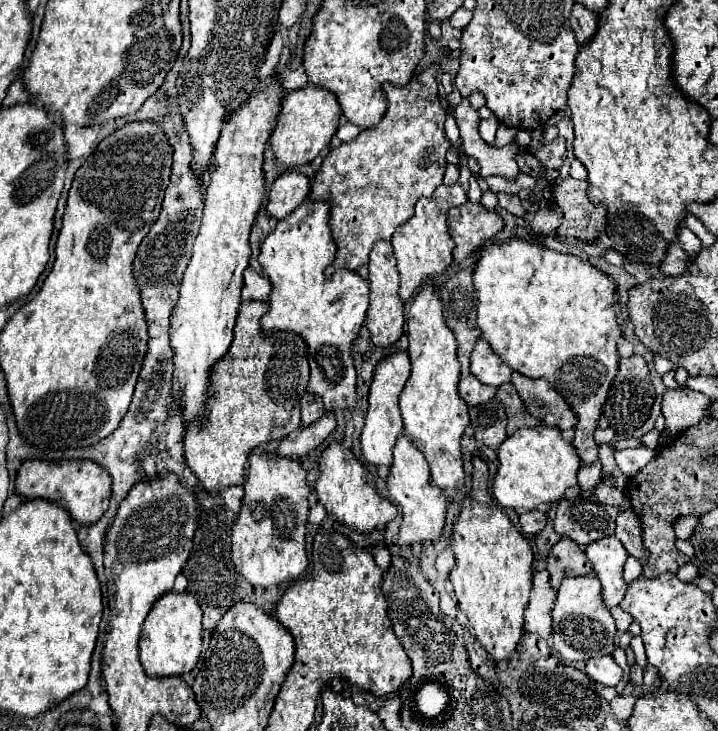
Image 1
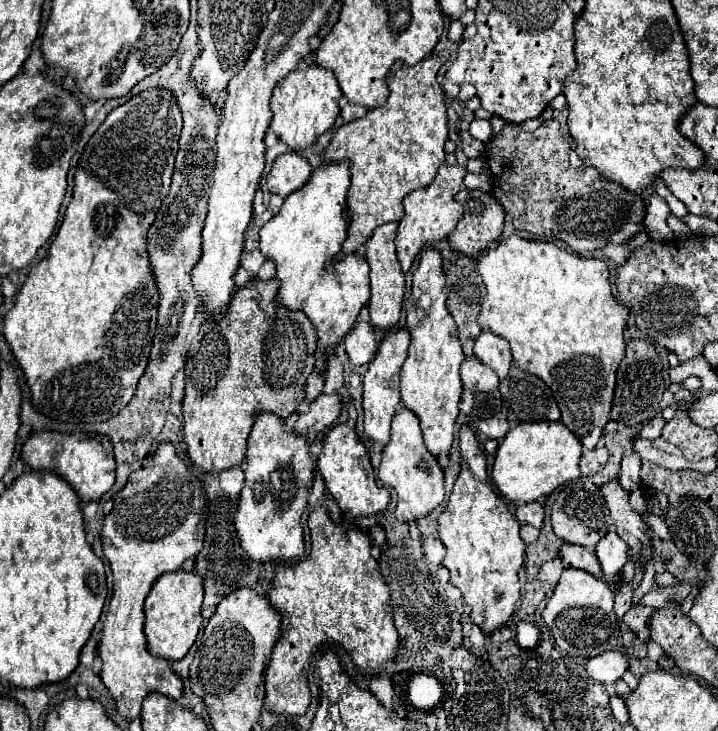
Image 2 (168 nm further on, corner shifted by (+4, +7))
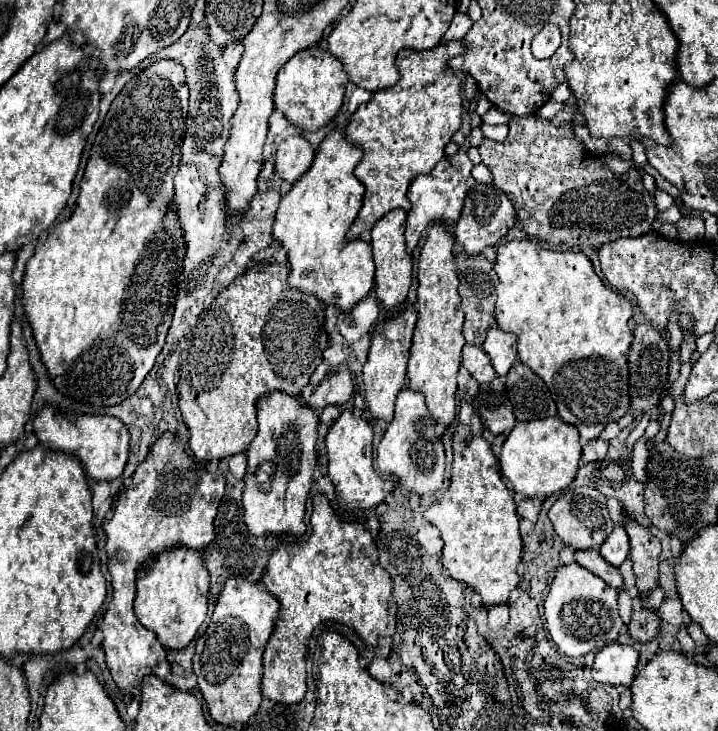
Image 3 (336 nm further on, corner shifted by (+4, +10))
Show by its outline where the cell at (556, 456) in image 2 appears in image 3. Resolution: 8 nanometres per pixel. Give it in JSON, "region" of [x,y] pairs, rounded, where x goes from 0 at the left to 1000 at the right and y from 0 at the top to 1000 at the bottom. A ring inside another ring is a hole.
{"region":[[[772,569],[758,575],[721,577],[699,610],[696,640],[716,673],[727,679],[760,681],[774,673],[783,673],[797,662],[805,646],[808,624],[808,594],[802,591],[802,585],[797,585],[797,580],[788,580],[777,569]]]}

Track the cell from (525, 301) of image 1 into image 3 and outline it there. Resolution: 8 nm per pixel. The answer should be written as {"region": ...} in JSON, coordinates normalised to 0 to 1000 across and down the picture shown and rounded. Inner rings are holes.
{"region":[[[708,328],[699,331],[694,337],[694,350],[691,350],[691,361],[688,369],[696,380],[694,389],[694,413],[691,413],[691,440],[699,451],[705,454],[716,454],[721,460],[721,487],[724,495],[733,498],[744,512],[749,512],[760,528],[766,528],[763,534],[769,536],[774,555],[777,555],[777,566],[786,577],[797,580],[805,585],[808,596],[813,602],[827,602],[836,596],[836,591],[844,585],[844,580],[864,575],[869,566],[875,566],[875,482],[877,482],[877,471],[880,471],[880,454],[875,449],[875,438],[880,435],[880,413],[875,408],[869,408],[866,402],[847,397],[838,383],[830,378],[825,358],[811,347],[811,345],[772,345],[772,342],[758,342],[749,339],[741,328]]]}

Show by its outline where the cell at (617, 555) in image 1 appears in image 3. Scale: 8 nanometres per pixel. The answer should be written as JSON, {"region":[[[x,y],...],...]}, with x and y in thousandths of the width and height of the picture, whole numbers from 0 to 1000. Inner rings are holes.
{"region":[[[855,722],[852,731],[844,736],[844,741],[836,750],[841,766],[847,766],[852,774],[864,774],[877,755],[877,736],[869,722]]]}

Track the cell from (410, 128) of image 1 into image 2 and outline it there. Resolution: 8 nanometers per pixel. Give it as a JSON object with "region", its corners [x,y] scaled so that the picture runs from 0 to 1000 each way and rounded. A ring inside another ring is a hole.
{"region":[[[621,70],[616,75],[599,75],[577,92],[552,86],[538,105],[543,119],[538,141],[515,149],[510,160],[471,174],[460,198],[451,204],[451,223],[485,218],[490,239],[482,280],[485,324],[476,335],[474,352],[490,349],[501,335],[507,335],[526,308],[554,302],[563,294],[560,272],[577,259],[596,256],[604,248],[610,228],[618,223],[624,160],[607,100],[624,78],[627,73]]]}

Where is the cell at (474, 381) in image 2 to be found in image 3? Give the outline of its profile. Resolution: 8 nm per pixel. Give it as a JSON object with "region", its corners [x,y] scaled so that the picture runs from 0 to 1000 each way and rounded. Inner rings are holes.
{"region":[[[646,473],[643,482],[643,501],[666,520],[666,523],[685,523],[691,517],[691,509],[682,498],[680,484],[674,482],[671,473]]]}

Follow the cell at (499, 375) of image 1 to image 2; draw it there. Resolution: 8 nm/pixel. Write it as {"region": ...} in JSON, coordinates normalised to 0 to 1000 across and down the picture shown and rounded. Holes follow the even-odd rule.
{"region":[[[682,453],[669,456],[669,461],[660,469],[660,486],[669,491],[669,497],[688,505],[696,518],[702,518],[708,513],[708,505],[713,502],[708,466],[699,461],[691,461]]]}

